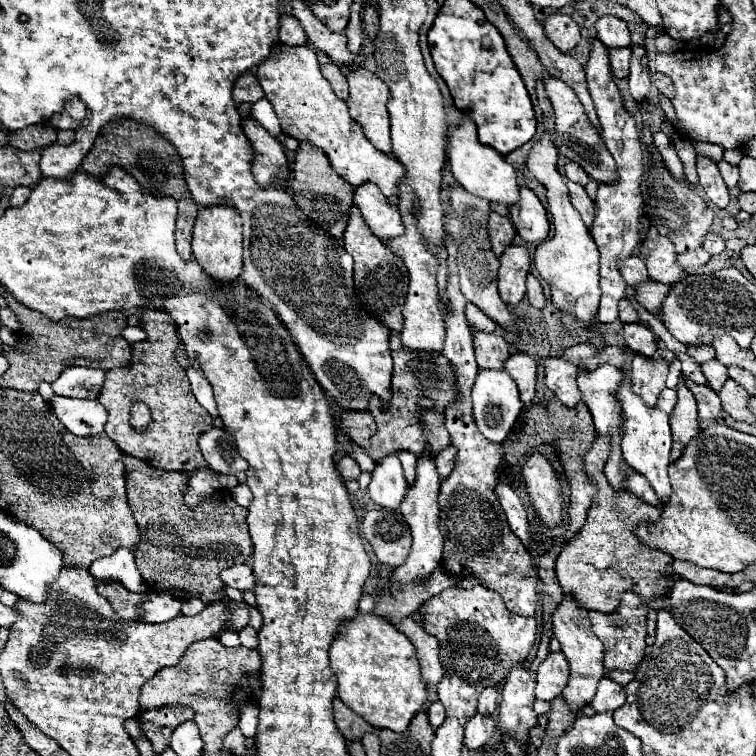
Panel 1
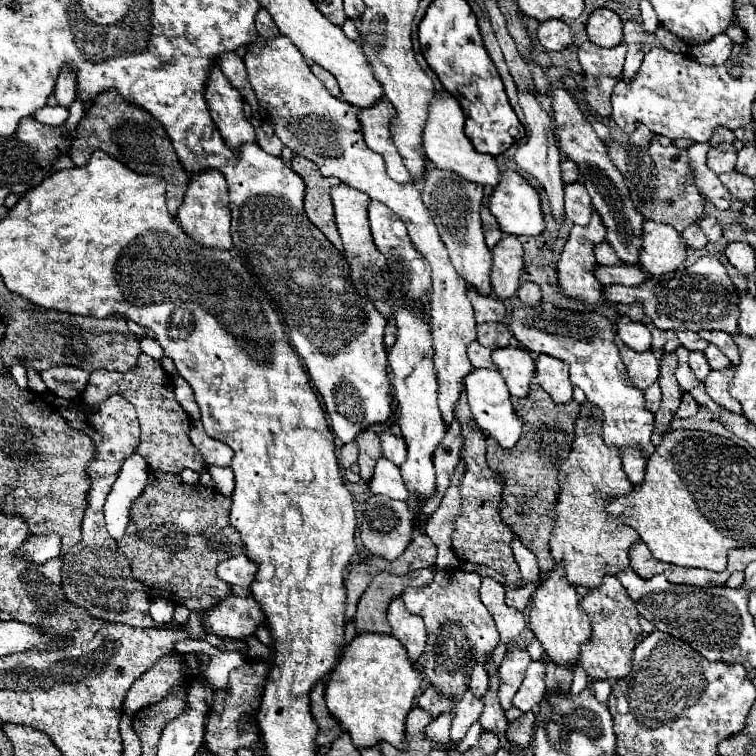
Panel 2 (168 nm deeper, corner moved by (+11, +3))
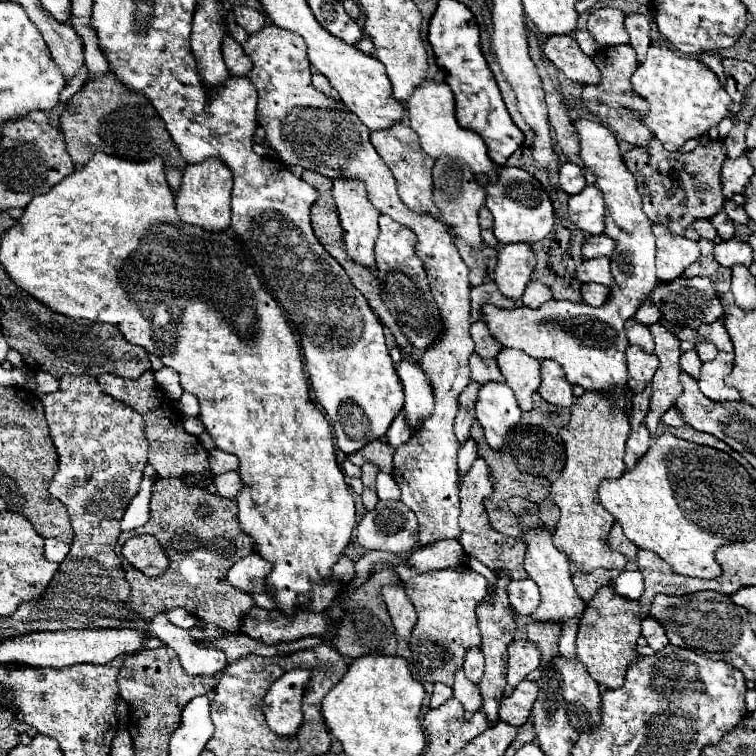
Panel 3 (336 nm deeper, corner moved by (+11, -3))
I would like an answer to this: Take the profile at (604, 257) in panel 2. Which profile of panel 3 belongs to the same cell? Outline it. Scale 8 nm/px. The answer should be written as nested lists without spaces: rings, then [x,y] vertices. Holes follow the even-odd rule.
[[[592,235],[586,239],[584,247],[582,247],[582,255],[586,259],[594,259],[594,257],[612,257],[614,253],[614,241],[606,235]]]

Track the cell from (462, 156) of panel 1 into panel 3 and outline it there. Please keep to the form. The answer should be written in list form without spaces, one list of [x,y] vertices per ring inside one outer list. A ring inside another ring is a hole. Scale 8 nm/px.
[[[424,81],[408,99],[406,105],[408,113],[410,113],[410,127],[418,133],[420,137],[420,147],[432,157],[452,157],[458,159],[462,163],[466,163],[472,173],[476,177],[490,177],[490,173],[494,171],[494,163],[486,153],[484,141],[480,139],[480,135],[476,135],[474,131],[462,129],[458,125],[456,119],[456,101],[452,91],[448,89],[446,83],[436,83],[436,81]]]

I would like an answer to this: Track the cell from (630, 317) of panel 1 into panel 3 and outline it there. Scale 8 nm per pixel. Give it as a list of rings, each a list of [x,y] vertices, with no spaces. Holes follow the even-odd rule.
[[[648,299],[648,301],[644,301],[640,307],[638,307],[638,311],[636,311],[636,315],[634,315],[634,321],[636,323],[642,323],[642,325],[652,325],[652,323],[656,323],[660,319],[660,311],[656,311],[656,307],[654,307],[654,303]]]

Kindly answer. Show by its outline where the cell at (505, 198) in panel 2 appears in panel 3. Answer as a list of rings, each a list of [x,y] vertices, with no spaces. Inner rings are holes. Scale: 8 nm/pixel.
[[[504,167],[498,171],[496,183],[486,187],[486,207],[494,217],[494,235],[500,243],[536,243],[554,227],[554,209],[544,187],[524,169]]]

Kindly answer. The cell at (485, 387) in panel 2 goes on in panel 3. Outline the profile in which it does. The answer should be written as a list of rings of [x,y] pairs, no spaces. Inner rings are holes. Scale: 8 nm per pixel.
[[[484,383],[478,391],[476,419],[480,421],[486,441],[494,451],[502,451],[508,433],[520,421],[520,407],[506,383]]]

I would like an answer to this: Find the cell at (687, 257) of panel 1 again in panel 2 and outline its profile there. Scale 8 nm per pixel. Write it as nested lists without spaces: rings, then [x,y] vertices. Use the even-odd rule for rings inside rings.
[[[698,223],[690,225],[688,229],[684,229],[682,237],[684,237],[684,243],[686,243],[688,247],[694,247],[694,249],[702,249],[702,247],[708,243],[708,239],[706,239],[704,231],[698,227]]]

